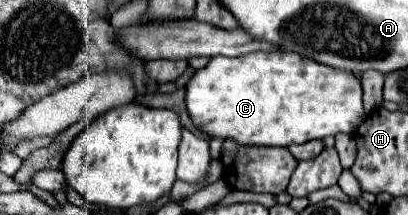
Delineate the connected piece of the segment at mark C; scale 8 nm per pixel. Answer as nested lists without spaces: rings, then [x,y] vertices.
[[[255,52],[241,58],[211,58],[205,68],[195,70],[189,78],[185,104],[195,128],[211,138],[233,140],[241,146],[289,146],[339,132],[353,134],[365,118],[361,94],[361,82],[353,72],[315,64],[315,60],[295,56],[295,52]]]

